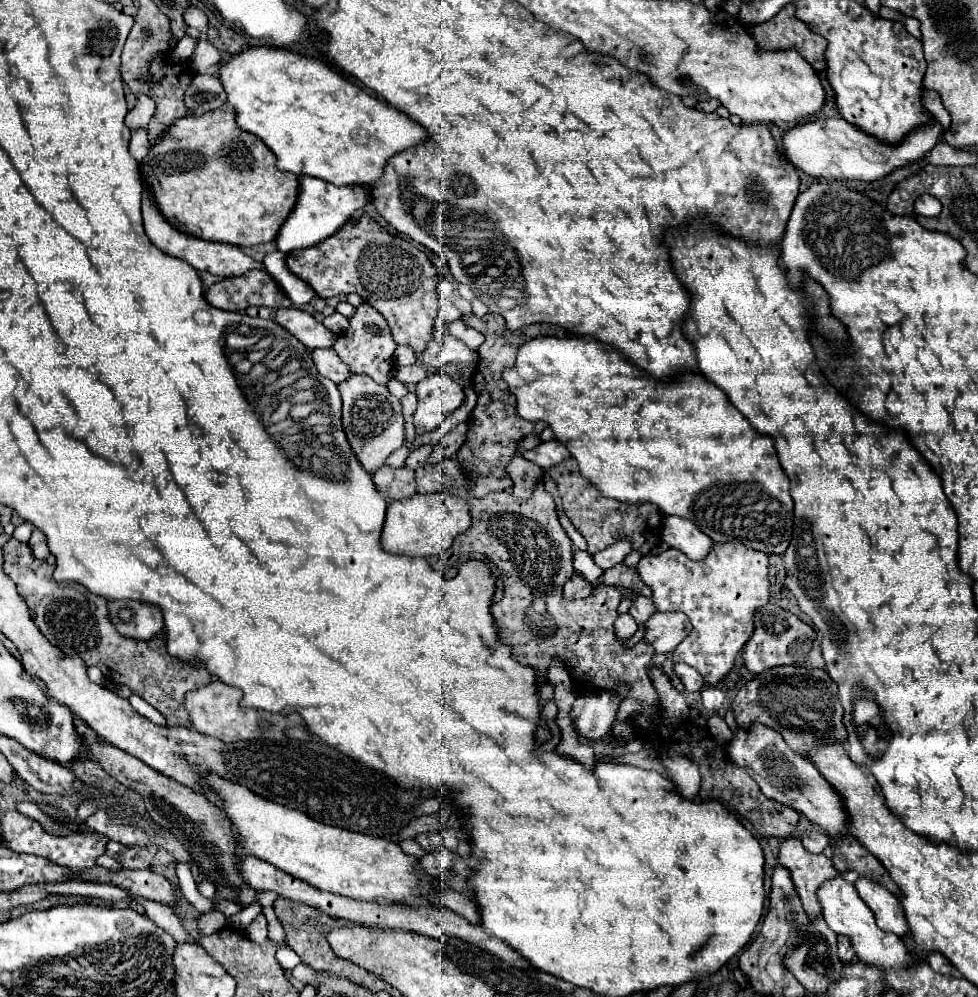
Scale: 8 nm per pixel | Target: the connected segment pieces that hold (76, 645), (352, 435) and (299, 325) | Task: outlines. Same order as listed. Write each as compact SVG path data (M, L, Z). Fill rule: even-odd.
M10 537L4 543L4 573L16 583L18 593L30 607L30 615L40 629L40 633L66 655L78 655L88 667L96 665L102 669L106 679L112 683L128 685L136 695L158 709L168 725L190 725L188 713L184 709L184 695L212 681L212 675L202 667L182 663L168 655L164 635L152 641L128 641L120 637L108 619L106 599L90 593L78 583L52 579L54 567L42 559L32 557L26 543Z
M352 375L348 381L342 381L338 389L342 395L342 423L346 437L364 469L374 473L384 465L392 451L404 445L402 403L390 395L386 385L372 381L368 375Z
M250 307L246 311L252 317L262 317L262 319L274 319L280 323L284 329L288 329L300 343L304 343L308 349L316 347L332 347L336 341L336 333L326 329L320 321L316 321L310 313L302 309L268 309L268 307Z

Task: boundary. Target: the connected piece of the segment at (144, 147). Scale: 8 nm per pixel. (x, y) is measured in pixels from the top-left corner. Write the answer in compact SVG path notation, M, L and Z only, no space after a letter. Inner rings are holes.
M142 127L134 129L134 131L132 131L132 143L130 143L130 153L132 153L132 157L134 157L136 161L142 161L144 153L148 153L148 149L150 149L150 141L148 141L146 129L142 129Z

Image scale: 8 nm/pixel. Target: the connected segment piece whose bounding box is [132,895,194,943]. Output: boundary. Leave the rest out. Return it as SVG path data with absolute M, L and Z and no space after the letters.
M132 895L132 897L136 897L138 903L142 903L146 907L148 919L154 921L158 927L162 927L164 931L168 931L178 943L182 943L182 941L192 941L194 943L194 939L184 931L182 923L176 919L176 915L174 915L172 909L168 909L162 903L156 903L156 901L148 901L144 897L138 897L138 895Z

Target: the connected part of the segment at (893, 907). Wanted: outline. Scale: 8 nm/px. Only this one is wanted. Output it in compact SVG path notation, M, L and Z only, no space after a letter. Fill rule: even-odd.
M858 877L854 887L856 887L860 899L876 915L876 925L880 929L892 931L898 937L904 937L908 933L902 903L892 893L888 893L888 889L884 889L882 885L876 885L874 881L868 881L866 877Z

